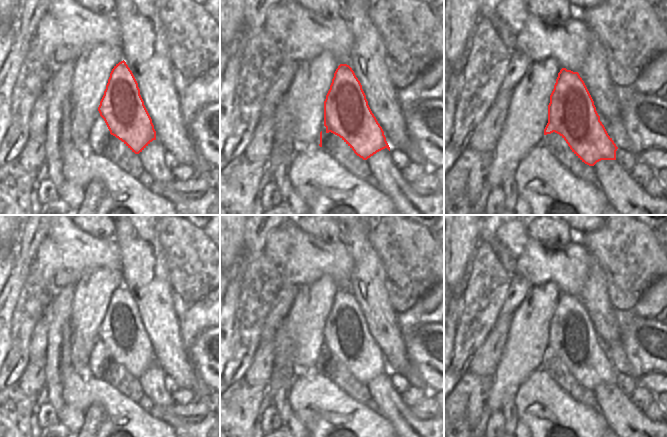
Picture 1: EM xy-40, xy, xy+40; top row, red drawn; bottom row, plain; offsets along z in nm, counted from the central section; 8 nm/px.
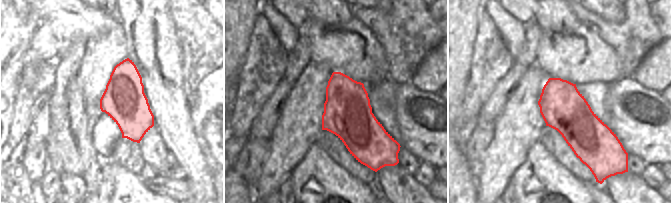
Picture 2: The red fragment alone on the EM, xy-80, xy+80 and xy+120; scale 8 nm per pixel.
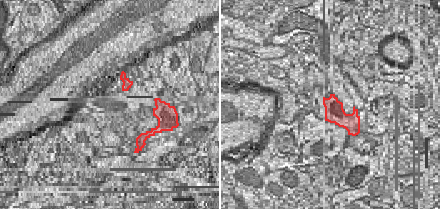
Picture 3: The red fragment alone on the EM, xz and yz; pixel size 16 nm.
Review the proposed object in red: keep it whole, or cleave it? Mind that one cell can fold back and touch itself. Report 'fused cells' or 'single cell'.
single cell

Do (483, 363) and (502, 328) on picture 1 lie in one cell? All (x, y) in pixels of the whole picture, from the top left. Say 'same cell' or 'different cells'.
same cell

